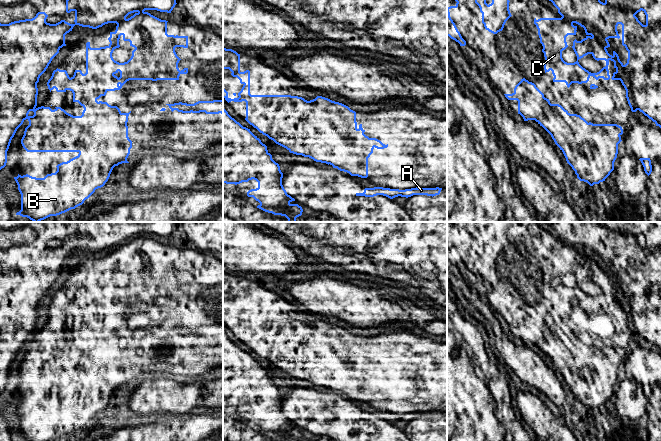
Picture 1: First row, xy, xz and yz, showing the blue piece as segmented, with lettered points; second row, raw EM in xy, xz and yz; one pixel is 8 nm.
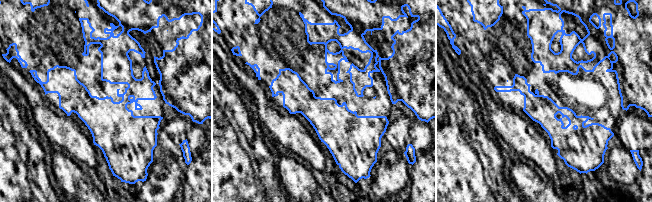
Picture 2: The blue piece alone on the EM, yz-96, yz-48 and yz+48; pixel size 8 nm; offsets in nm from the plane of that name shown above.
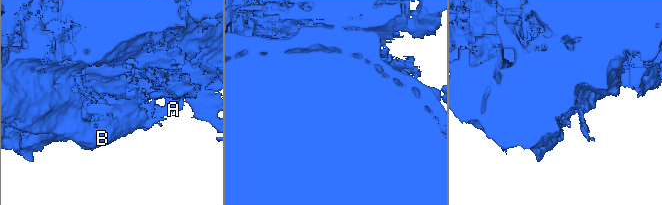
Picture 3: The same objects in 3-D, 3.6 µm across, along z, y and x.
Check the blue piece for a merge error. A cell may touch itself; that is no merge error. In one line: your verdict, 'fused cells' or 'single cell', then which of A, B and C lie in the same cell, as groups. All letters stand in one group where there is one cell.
fused cells; A B / C

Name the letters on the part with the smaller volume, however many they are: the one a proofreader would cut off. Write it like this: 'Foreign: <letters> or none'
Foreign: C

